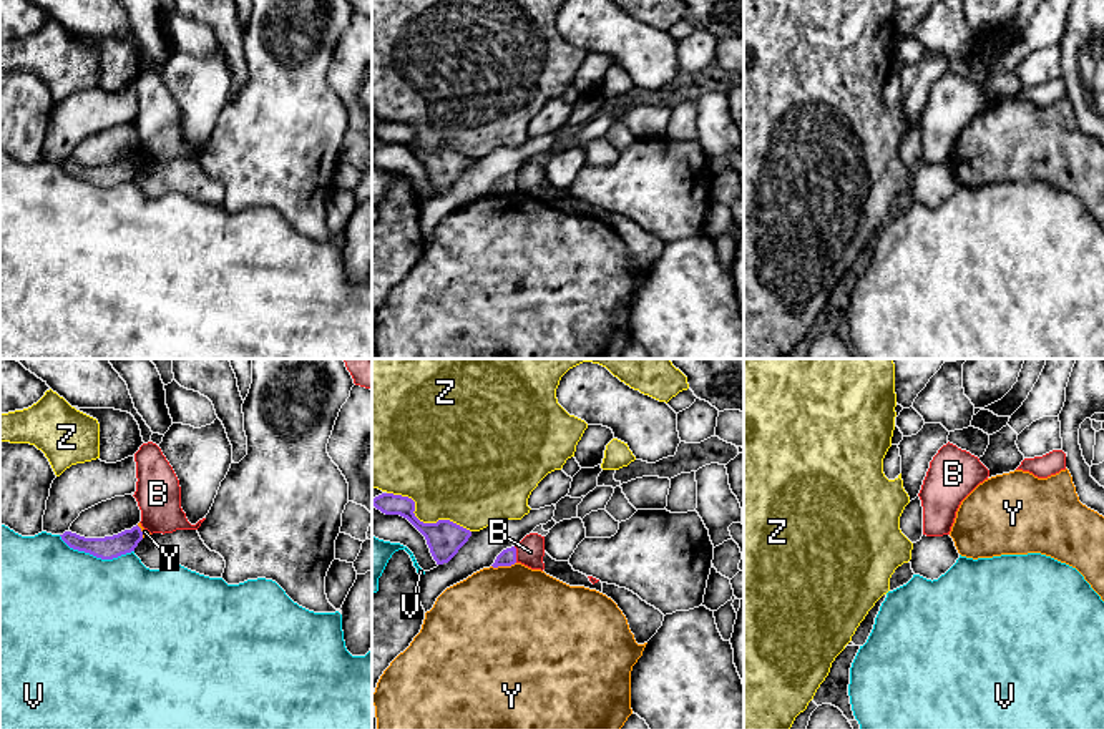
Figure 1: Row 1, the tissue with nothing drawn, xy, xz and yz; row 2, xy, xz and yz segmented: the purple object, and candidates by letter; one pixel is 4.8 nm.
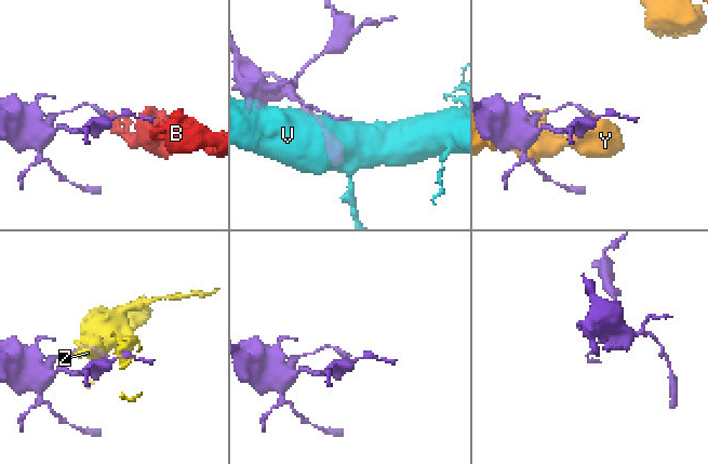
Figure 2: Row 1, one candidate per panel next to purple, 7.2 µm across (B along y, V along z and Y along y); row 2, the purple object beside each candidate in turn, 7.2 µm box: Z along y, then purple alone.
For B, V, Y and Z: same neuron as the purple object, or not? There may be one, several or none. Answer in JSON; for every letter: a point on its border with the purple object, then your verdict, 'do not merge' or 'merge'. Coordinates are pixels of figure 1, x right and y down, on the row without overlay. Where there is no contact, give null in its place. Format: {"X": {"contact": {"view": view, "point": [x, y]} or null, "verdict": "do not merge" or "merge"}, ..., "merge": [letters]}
{"B": {"contact": {"view": "xz", "point": [515, 183]}, "verdict": "do not merge"}, "V": {"contact": {"view": "xy", "point": [97, 185]}, "verdict": "do not merge"}, "Y": {"contact": {"view": "xz", "point": [503, 193]}, "verdict": "do not merge"}, "Z": {"contact": {"view": "xz", "point": [422, 150]}, "verdict": "do not merge"}, "merge": []}

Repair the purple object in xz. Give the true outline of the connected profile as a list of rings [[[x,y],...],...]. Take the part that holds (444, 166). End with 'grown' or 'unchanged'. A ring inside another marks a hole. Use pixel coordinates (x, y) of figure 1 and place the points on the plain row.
[[[382,121],[372,128],[372,133],[385,143],[407,146],[425,164],[437,193],[448,191],[471,164],[470,158],[450,148],[438,148],[437,151],[420,149],[413,141],[415,130],[408,125]]]; unchanged

